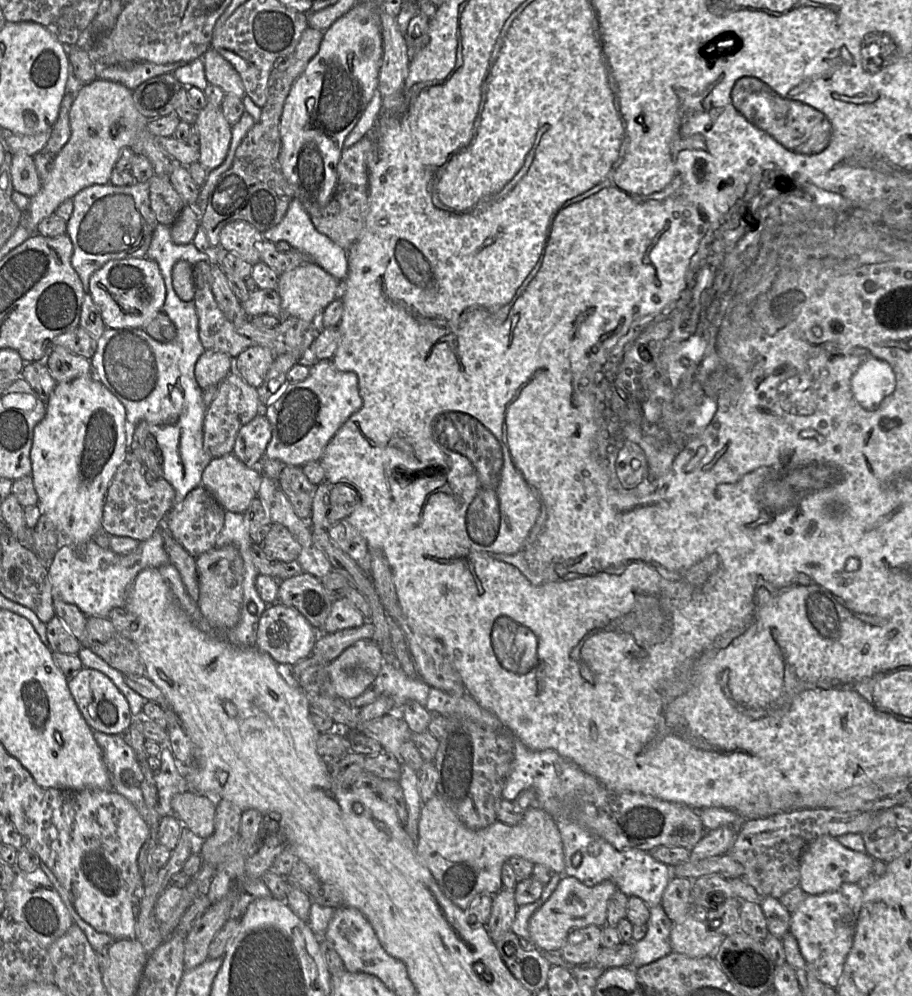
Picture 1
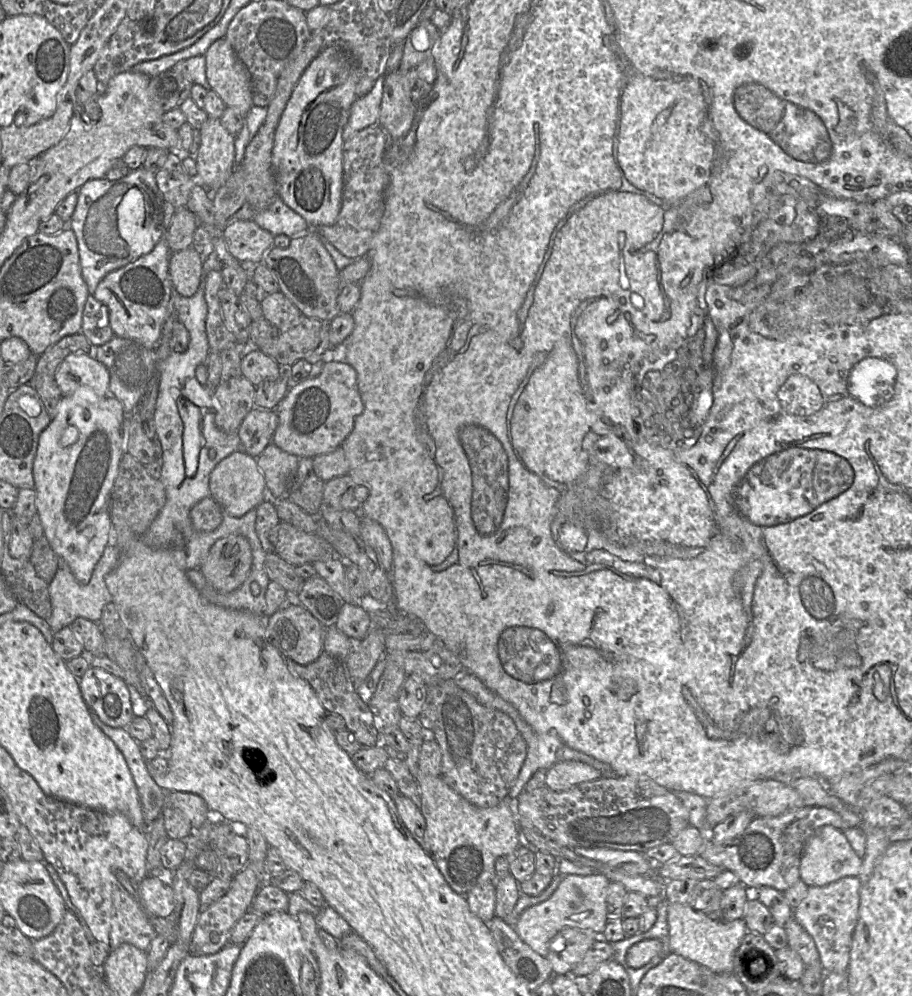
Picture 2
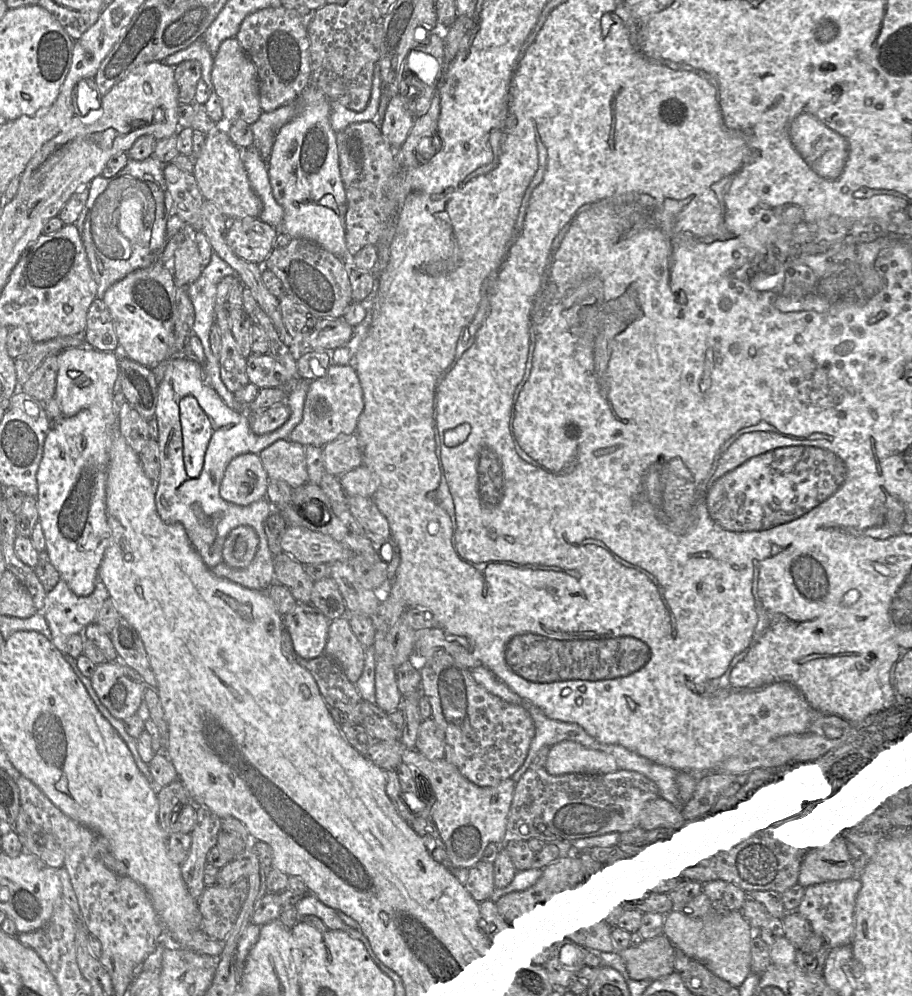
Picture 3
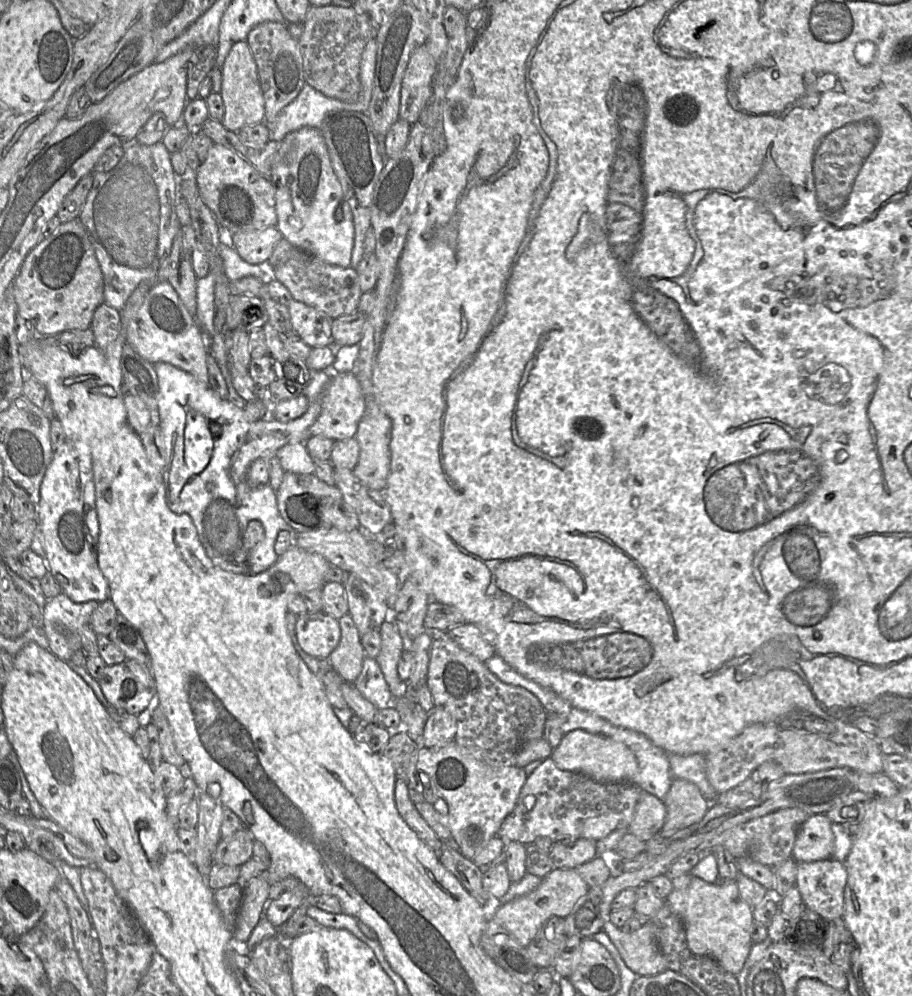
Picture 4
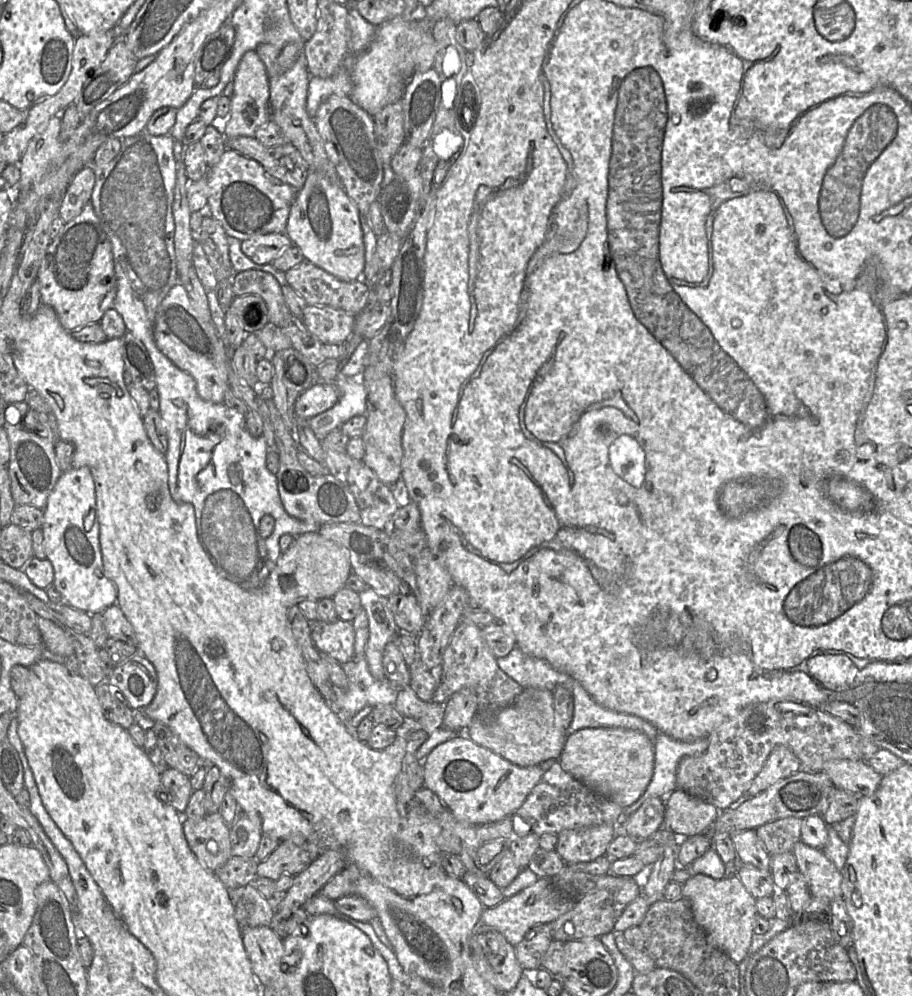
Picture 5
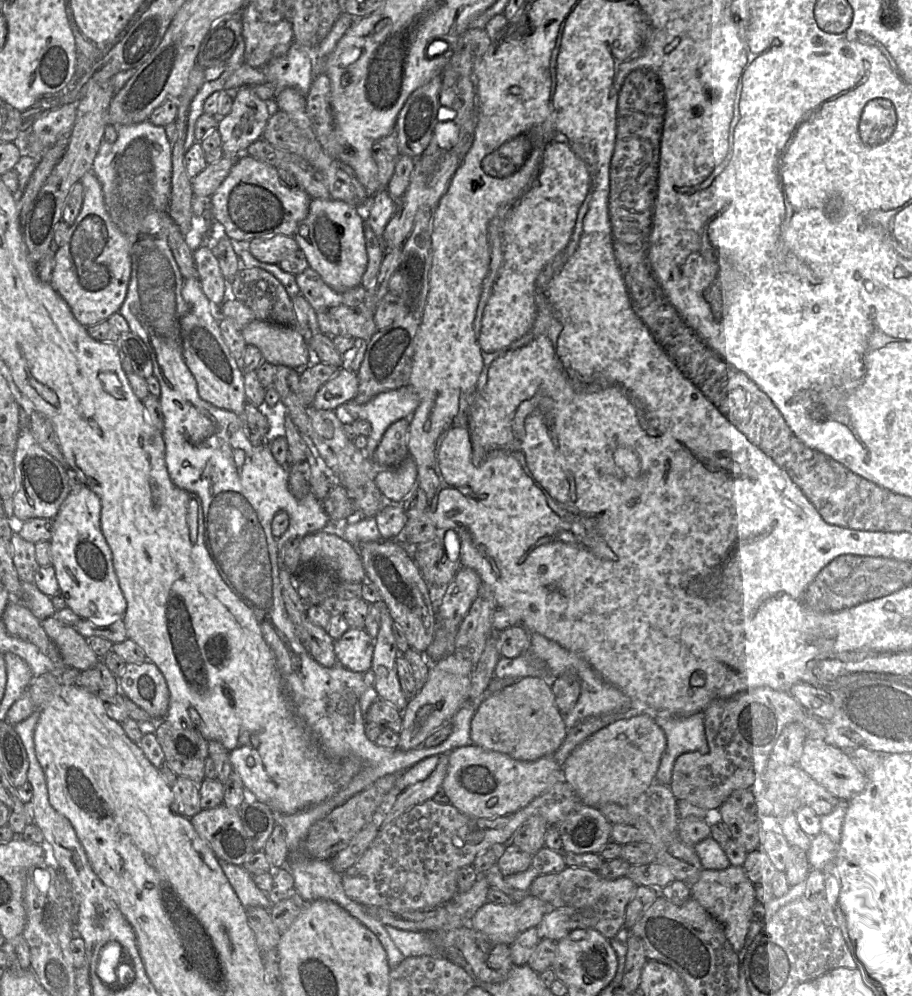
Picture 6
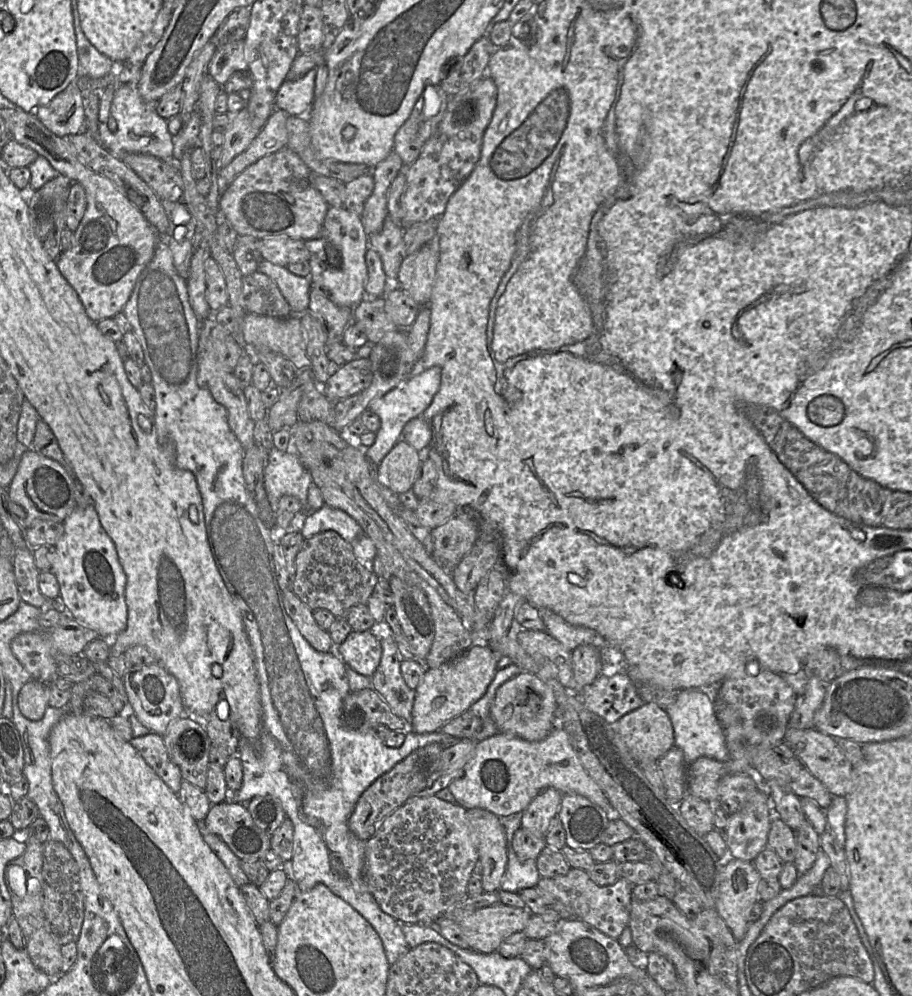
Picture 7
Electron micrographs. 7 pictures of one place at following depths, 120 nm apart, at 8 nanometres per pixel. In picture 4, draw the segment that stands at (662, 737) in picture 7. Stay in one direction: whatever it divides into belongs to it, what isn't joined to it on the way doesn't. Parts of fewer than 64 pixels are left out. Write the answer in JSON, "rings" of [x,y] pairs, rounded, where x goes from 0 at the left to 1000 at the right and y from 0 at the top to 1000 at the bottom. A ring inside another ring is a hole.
{"rings":[[[633,732],[620,737],[603,761],[620,774],[639,776],[657,785],[694,785],[701,770],[696,757],[682,745]]]}

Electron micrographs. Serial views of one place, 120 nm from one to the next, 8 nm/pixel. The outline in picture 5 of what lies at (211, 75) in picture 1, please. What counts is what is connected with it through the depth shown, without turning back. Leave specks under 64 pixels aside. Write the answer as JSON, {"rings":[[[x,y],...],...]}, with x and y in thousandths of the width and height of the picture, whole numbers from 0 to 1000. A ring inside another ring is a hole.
{"rings":[[[271,51],[260,67],[255,79],[257,91],[253,98],[252,112],[246,126],[247,139],[261,137],[279,138],[282,129],[296,119],[295,81],[289,63],[281,51]]]}

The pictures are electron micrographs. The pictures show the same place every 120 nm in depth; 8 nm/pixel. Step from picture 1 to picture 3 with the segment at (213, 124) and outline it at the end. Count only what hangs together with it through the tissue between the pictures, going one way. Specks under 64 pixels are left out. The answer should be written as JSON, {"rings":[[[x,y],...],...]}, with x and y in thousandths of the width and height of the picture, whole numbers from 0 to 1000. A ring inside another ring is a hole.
{"rings":[[[245,128],[226,135],[223,150],[215,160],[211,175],[223,199],[232,203],[252,224],[269,218],[283,219],[286,215],[288,204],[274,186],[265,162],[265,151],[254,143]]]}

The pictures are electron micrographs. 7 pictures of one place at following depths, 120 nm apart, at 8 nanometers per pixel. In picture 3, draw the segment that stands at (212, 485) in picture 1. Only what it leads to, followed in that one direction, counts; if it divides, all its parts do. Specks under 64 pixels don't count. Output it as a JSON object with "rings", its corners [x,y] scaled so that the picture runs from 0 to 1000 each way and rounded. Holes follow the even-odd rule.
{"rings":[[[264,456],[252,463],[241,486],[241,498],[248,504],[271,508],[292,500],[294,478],[283,456]]]}

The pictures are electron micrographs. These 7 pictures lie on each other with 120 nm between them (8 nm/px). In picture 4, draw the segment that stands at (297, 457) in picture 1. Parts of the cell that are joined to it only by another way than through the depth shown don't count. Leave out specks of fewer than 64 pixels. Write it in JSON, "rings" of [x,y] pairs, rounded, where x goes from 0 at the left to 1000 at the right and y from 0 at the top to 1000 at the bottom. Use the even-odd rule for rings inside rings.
{"rings":[[[365,374],[353,394],[352,413],[340,430],[340,438],[352,437],[366,443],[389,439],[400,410],[400,398],[389,374]]]}

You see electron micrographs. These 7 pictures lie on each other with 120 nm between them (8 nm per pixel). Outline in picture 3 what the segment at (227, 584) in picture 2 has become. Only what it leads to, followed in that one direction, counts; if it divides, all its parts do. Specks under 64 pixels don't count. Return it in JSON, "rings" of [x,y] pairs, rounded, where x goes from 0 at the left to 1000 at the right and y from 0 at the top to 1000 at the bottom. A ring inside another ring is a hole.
{"rings":[[[262,528],[255,531],[246,544],[245,564],[259,571],[271,569],[280,559],[283,546],[283,537],[276,529]]]}

